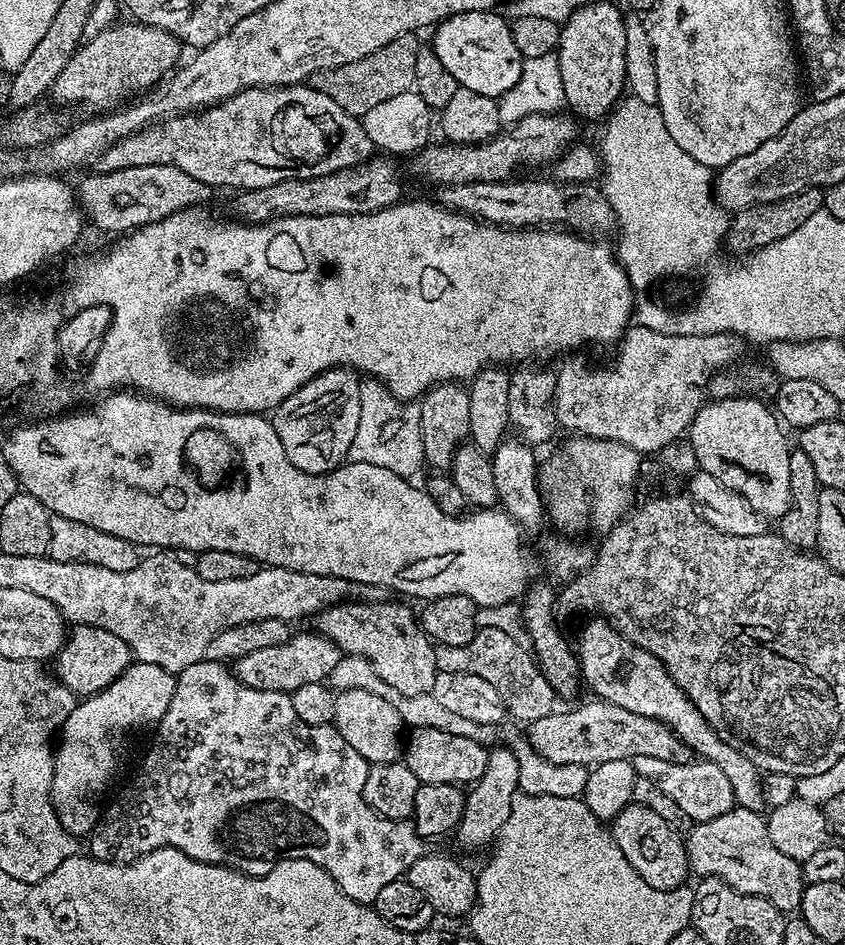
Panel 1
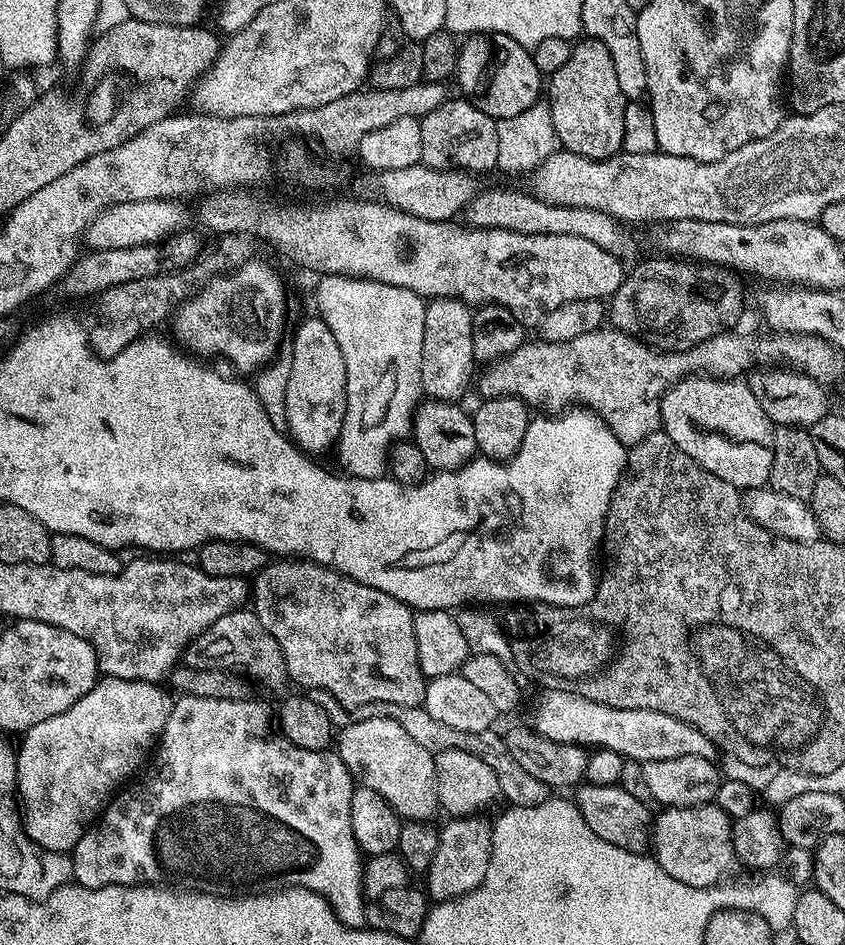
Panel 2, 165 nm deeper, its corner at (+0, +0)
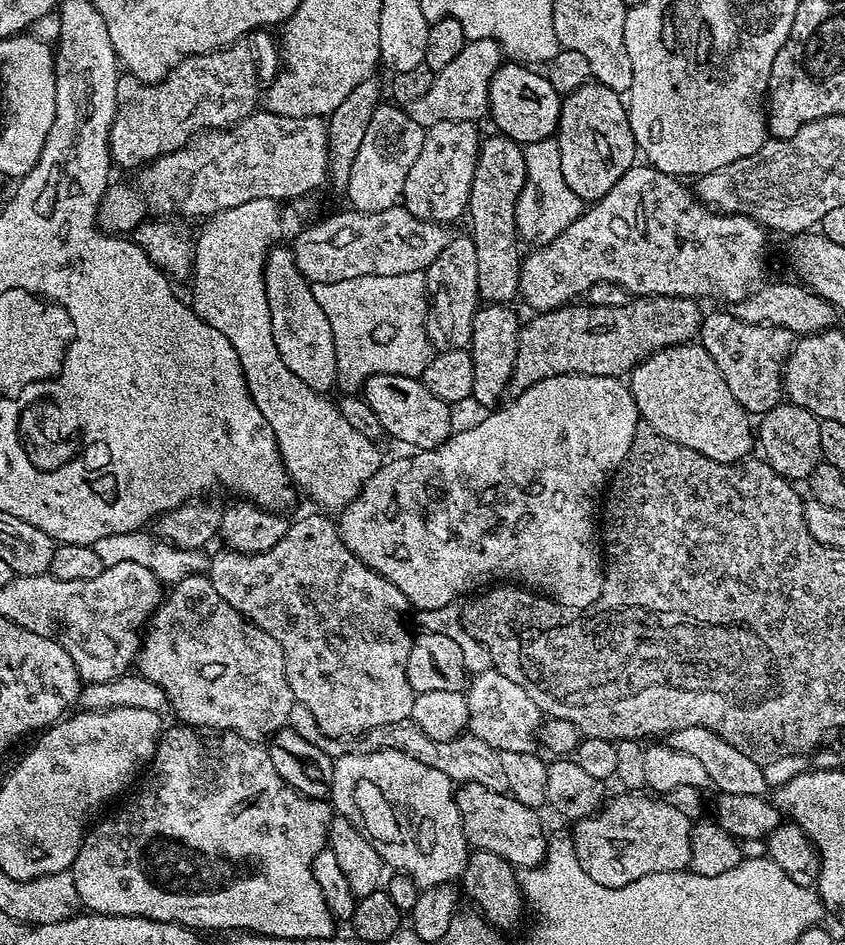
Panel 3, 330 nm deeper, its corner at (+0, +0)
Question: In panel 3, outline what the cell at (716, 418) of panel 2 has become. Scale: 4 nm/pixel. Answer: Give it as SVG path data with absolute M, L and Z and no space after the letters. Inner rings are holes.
M699 342L675 344L647 356L632 369L630 387L641 421L653 432L690 446L690 450L698 450L719 464L735 464L754 448L750 413L730 394L726 378Z

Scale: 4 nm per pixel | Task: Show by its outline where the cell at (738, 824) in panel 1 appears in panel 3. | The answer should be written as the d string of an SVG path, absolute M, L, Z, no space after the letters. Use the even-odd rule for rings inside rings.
M642 792L618 794L599 812L573 825L570 839L586 874L608 889L620 889L646 874L685 871L690 866L690 819L663 797Z

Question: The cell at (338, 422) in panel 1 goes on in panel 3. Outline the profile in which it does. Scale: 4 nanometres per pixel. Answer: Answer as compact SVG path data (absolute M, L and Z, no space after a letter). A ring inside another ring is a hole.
M276 246L269 251L264 261L264 281L274 346L278 346L282 362L286 362L286 366L315 392L331 393L331 388L336 384L336 347L334 334L330 330L330 318L326 318L322 306L318 306L312 285L298 270L291 247Z

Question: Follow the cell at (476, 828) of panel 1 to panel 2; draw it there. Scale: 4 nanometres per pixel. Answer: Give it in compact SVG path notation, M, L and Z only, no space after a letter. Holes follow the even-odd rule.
M483 815L475 816L457 816L449 819L445 828L439 829L438 850L434 854L434 862L430 862L426 879L428 879L428 888L426 892L433 901L453 900L459 896L470 894L486 878L486 866L490 866L490 854L492 853L492 824L484 821Z

